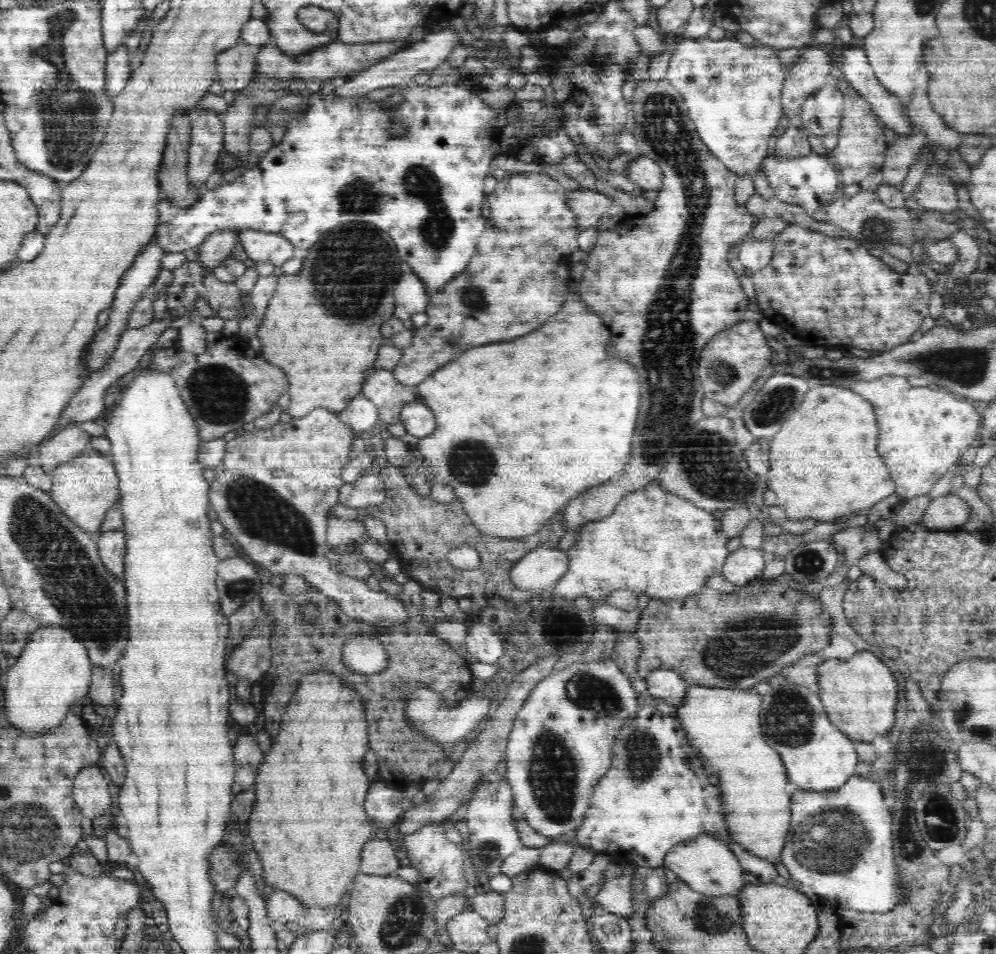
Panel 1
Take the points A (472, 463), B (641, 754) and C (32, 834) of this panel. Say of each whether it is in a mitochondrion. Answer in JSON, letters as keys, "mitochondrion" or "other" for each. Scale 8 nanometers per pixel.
{"A":"mitochondrion","B":"mitochondrion","C":"mitochondrion"}

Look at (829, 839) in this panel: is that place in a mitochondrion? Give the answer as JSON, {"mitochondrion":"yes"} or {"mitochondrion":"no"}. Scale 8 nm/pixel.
{"mitochondrion":"yes"}

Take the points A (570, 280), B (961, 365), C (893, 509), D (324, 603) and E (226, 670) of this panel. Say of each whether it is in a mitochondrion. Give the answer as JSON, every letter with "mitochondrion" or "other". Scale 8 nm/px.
{"A":"other","B":"mitochondrion","C":"other","D":"other","E":"other"}

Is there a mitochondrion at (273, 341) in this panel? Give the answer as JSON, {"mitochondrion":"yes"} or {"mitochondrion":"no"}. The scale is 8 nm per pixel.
{"mitochondrion":"no"}

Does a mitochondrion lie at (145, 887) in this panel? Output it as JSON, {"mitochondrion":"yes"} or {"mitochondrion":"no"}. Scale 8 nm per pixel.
{"mitochondrion":"no"}

